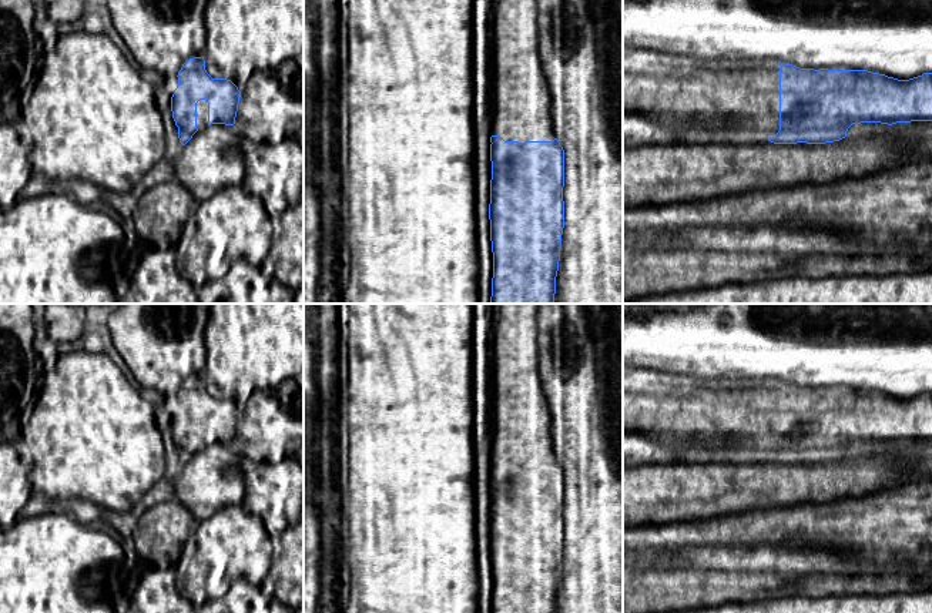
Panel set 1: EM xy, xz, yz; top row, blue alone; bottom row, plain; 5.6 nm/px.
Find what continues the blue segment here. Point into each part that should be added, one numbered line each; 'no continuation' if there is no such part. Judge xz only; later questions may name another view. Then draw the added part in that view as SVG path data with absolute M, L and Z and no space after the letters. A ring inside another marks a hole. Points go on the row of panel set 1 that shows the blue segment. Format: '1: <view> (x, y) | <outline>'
1: xz (520, 110) | M496 0L492 13L490 135L552 141L552 96L539 54L537 0Z

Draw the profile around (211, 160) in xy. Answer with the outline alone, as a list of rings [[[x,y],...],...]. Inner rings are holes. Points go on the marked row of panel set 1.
[[[225,124],[197,131],[174,160],[174,178],[201,202],[225,187],[241,185],[245,161],[241,134]]]

